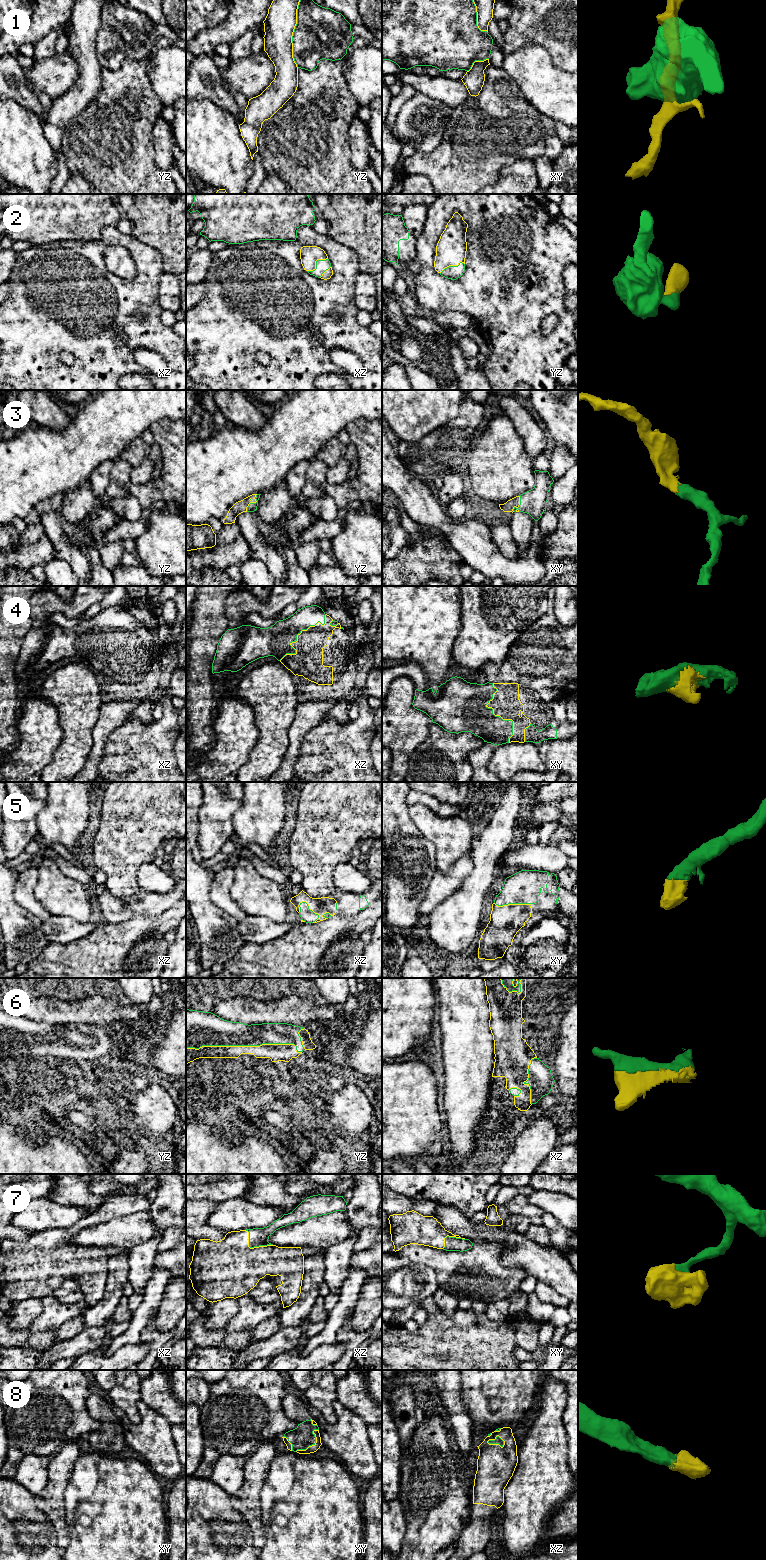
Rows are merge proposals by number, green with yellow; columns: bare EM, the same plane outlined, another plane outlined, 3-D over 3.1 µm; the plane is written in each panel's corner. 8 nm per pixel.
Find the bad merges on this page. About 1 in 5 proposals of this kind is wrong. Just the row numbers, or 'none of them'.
1

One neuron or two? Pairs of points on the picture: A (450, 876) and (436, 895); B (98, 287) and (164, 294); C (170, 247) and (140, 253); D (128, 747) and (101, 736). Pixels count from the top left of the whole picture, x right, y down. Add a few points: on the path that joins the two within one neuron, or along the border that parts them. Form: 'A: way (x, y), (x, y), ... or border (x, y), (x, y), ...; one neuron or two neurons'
A: way (447, 881), (438, 890); one neuron
B: border (162, 271), (158, 280), (158, 304), (162, 310); two neurons
C: border (136, 237), (160, 253), (163, 271); two neurons
D: border (123, 722), (107, 737), (103, 755), (99, 760); two neurons

